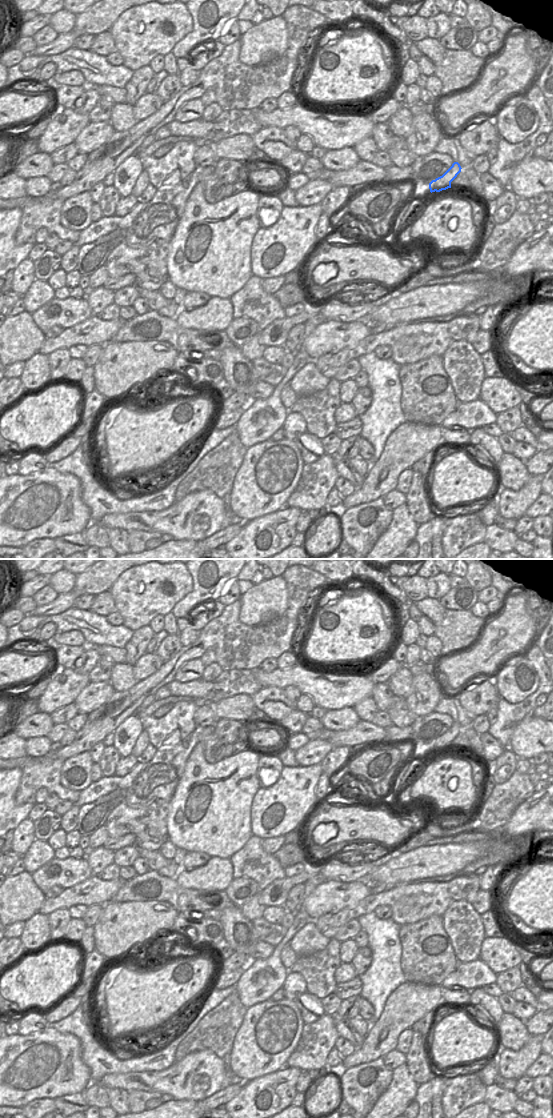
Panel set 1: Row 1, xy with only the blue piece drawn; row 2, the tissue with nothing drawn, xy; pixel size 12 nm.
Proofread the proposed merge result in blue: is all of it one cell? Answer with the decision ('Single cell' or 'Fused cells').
Single cell

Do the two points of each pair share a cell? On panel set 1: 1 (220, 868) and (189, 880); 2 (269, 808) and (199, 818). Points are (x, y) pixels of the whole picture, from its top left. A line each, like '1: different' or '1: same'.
1: same
2: different

